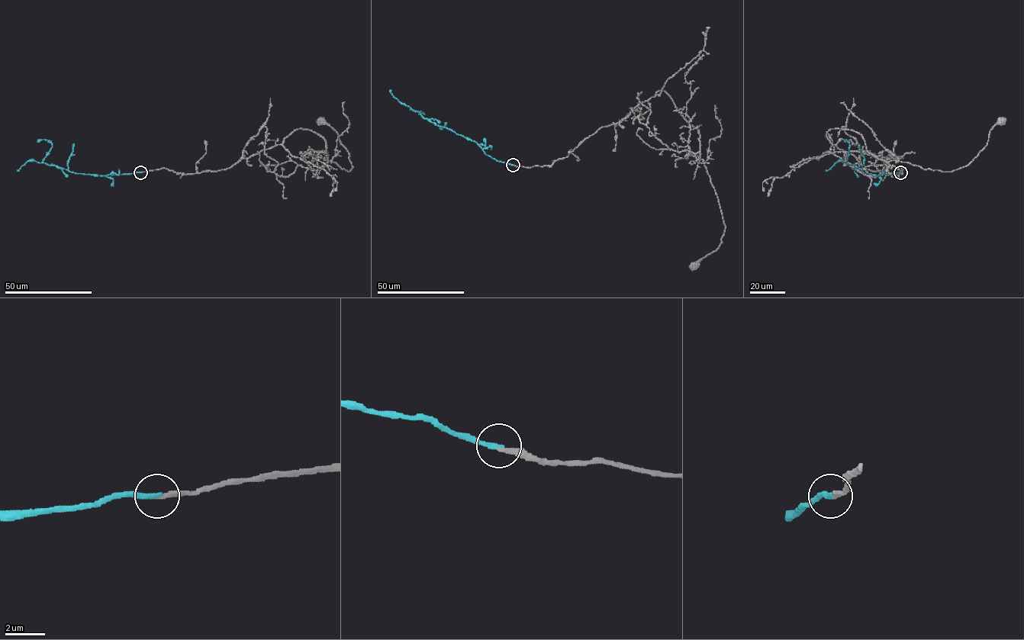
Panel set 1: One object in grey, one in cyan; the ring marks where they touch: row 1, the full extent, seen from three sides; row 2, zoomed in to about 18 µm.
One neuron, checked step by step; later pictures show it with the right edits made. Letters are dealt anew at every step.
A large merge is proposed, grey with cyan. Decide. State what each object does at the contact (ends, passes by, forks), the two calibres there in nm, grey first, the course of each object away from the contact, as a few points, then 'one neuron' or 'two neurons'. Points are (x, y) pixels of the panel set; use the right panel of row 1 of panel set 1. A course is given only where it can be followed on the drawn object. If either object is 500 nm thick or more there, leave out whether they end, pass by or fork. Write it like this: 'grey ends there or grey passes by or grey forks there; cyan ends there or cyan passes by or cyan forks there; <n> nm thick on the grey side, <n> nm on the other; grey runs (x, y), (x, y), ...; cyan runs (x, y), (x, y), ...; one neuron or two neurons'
grey ends there; cyan ends there; 220 nm thick on the grey side, 240 nm on the other; grey runs (900, 172), (865, 169), (826, 133), (851, 130), (877, 158), (950, 172), (967, 166), (1002, 120); cyan runs (900, 172), (891, 175), (864, 173), (854, 165), (847, 163), (849, 143), (846, 139), (845, 142); one neuron

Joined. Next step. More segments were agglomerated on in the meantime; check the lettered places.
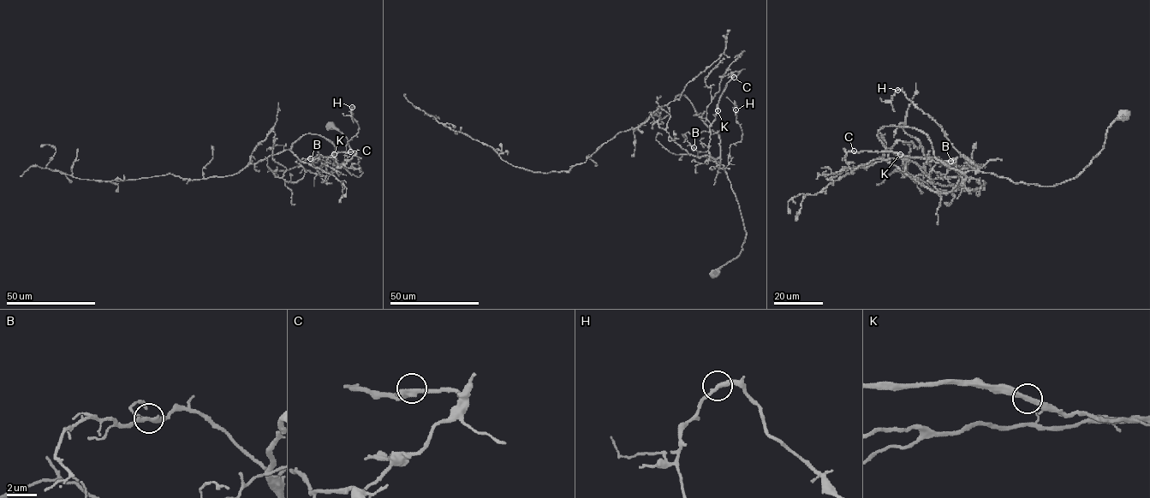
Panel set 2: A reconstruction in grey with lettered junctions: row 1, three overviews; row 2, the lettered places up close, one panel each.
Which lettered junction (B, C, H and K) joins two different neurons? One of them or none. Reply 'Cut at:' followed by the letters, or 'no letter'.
Cut at: K

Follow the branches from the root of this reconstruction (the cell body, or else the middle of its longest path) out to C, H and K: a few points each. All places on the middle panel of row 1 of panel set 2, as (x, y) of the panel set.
C: (714, 274), (739, 255), (746, 235), (725, 168), (708, 151), (709, 126), (719, 97), (734, 77)
H: (714, 274), (739, 255), (746, 235), (739, 204), (725, 170), (730, 145), (741, 139), (735, 109)
K: (714, 274), (739, 255), (746, 235), (725, 168), (720, 159), (712, 157), (708, 151), (709, 126), (718, 110)

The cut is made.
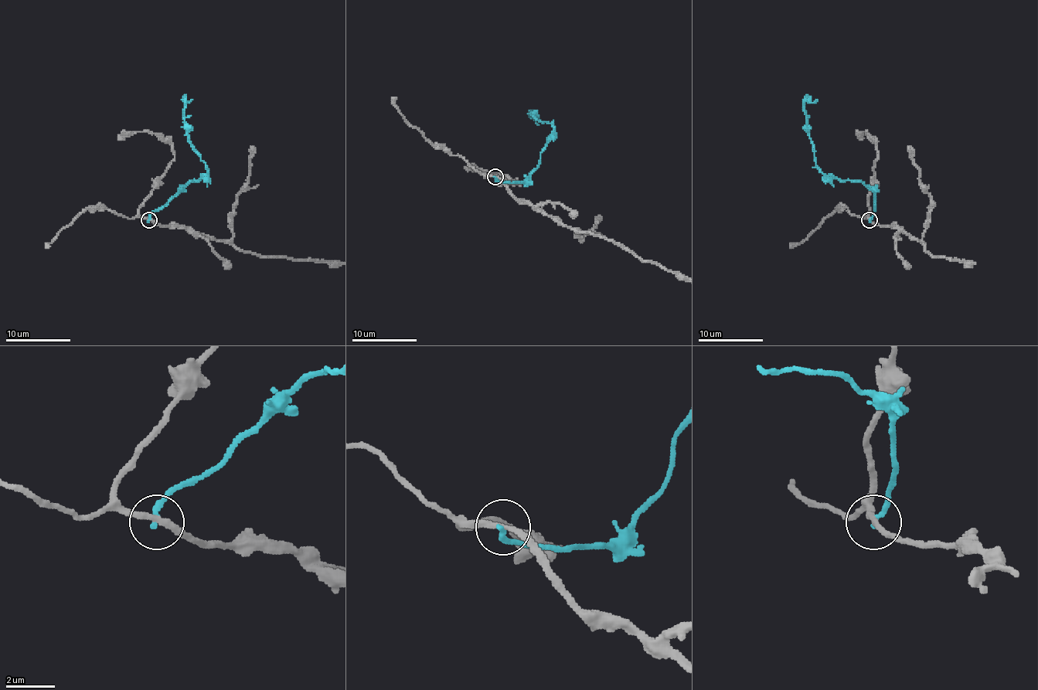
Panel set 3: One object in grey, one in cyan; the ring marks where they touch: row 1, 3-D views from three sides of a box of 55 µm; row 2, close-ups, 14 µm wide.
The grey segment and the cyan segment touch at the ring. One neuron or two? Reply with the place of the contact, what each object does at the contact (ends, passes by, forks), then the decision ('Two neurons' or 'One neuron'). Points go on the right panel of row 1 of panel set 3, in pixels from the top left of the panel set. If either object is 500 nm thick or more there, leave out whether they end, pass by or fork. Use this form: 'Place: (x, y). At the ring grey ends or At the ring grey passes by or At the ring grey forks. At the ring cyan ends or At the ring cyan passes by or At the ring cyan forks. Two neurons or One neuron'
Place: (869, 220). At the ring grey passes by. At the ring cyan ends. Two neurons

